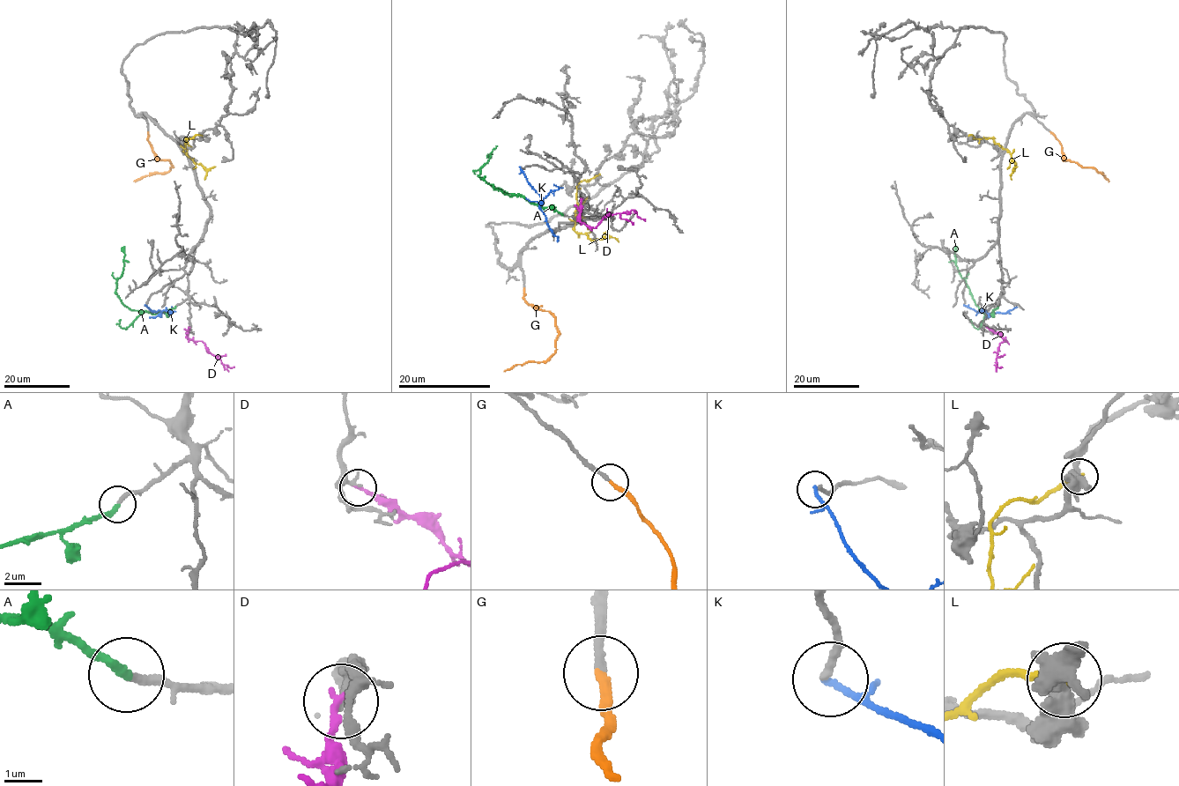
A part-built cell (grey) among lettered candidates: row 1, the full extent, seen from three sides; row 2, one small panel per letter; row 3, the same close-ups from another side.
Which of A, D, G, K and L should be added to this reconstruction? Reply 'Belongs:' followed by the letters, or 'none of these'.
Belongs: A, G

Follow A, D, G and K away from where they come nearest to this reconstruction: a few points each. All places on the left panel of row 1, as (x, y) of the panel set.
A: (175, 306), (152, 314), (130, 309), (122, 304), (115, 292), (116, 280), (123, 263), (124, 246)
D: (189, 328), (188, 337), (201, 341), (223, 364), (234, 367)
G: (147, 131), (152, 151), (160, 159), (170, 161), (173, 166), (167, 172), (150, 174), (134, 181)
K: (145, 305), (152, 311), (159, 310), (159, 315), (172, 307)

